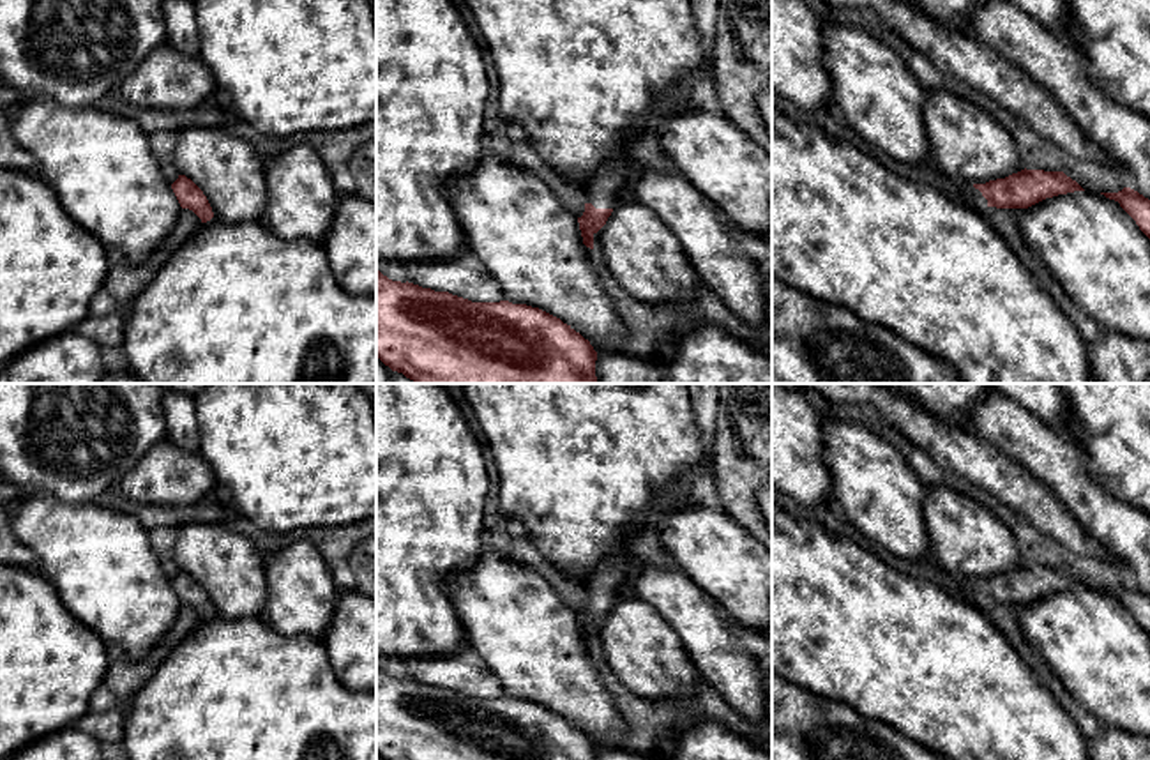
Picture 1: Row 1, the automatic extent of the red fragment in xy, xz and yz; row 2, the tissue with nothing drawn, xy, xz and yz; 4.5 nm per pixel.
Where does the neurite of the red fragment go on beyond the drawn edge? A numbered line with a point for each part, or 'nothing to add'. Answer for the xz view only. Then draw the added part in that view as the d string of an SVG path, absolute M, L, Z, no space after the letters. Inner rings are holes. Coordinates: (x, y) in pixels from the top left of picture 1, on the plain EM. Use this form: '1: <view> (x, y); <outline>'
1: xz (601, 587); M625 555L606 559L583 585L583 597L592 599L595 604L613 604L627 562Z

